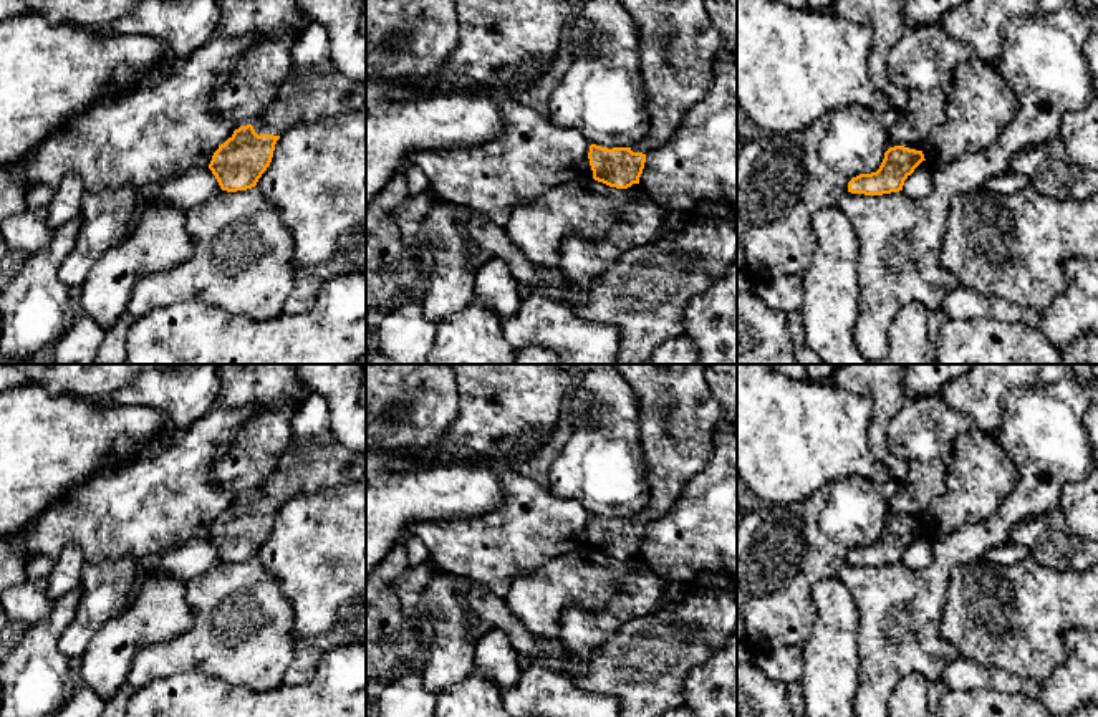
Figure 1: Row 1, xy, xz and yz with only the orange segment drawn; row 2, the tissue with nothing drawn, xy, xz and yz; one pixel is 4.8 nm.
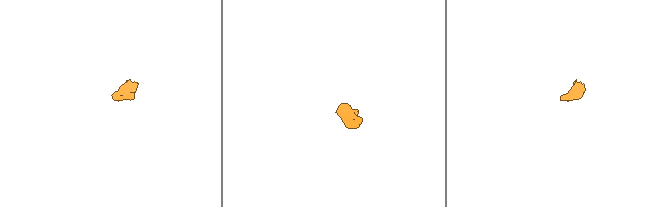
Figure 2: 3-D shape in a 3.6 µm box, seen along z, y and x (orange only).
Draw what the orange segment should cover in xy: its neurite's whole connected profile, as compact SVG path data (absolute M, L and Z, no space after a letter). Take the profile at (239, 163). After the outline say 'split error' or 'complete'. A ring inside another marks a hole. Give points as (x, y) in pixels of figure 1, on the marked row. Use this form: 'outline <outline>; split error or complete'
outline M308 20L301 28L291 46L291 61L296 78L282 86L270 109L255 123L235 129L214 152L209 169L222 190L237 192L255 187L272 162L277 141L290 128L366 106L366 81L348 79L335 68L326 28L318 22Z; split error

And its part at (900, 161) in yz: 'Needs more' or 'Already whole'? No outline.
Already whole

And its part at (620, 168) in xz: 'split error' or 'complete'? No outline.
split error

